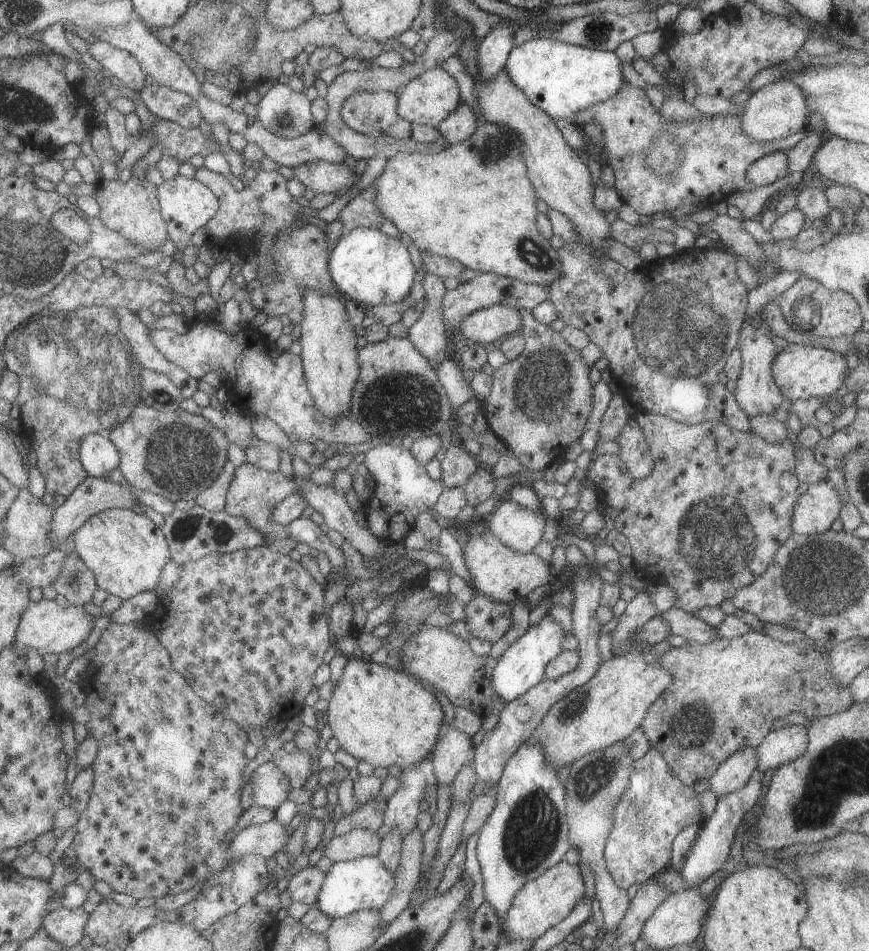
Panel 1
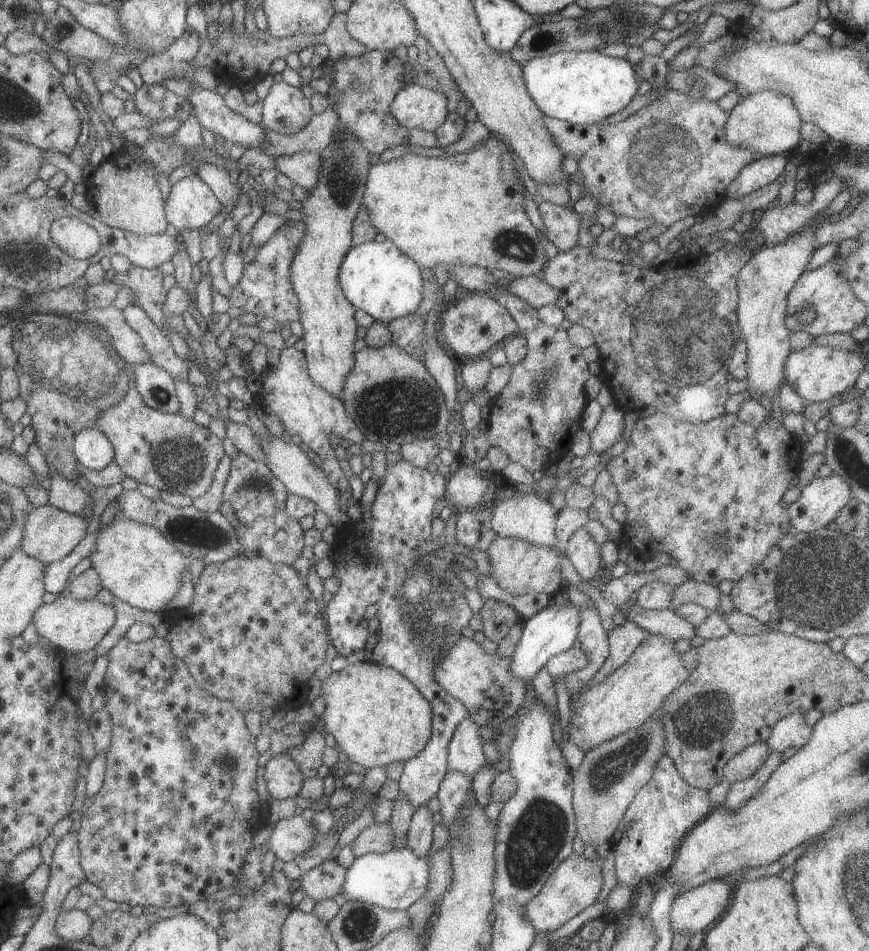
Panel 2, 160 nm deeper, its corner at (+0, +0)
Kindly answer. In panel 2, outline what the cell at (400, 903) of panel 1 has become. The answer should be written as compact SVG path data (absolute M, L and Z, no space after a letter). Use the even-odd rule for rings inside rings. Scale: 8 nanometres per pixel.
M427 804L415 808L407 832L407 846L414 851L415 855L428 856L430 853L430 846L434 840L432 833L437 828L432 815L433 813Z

